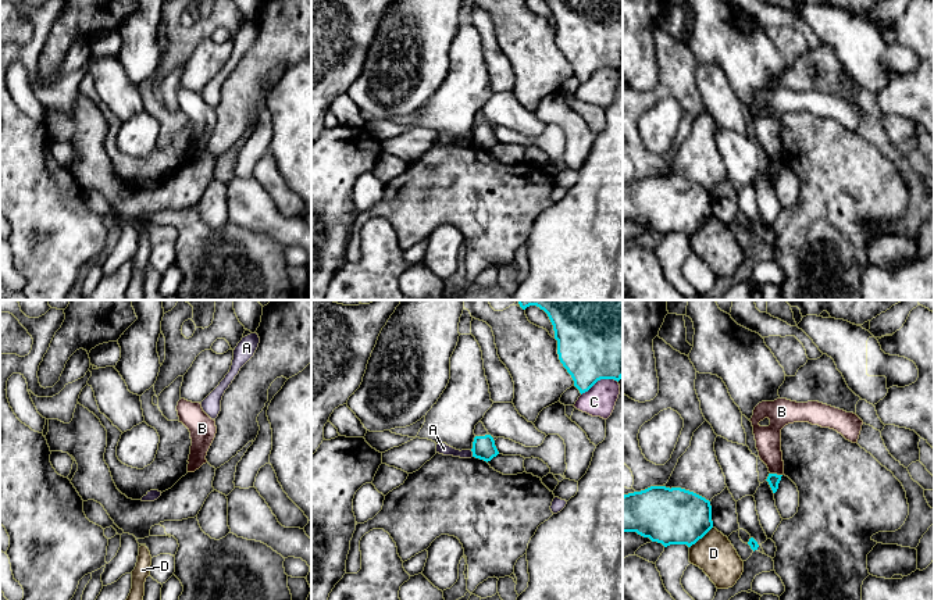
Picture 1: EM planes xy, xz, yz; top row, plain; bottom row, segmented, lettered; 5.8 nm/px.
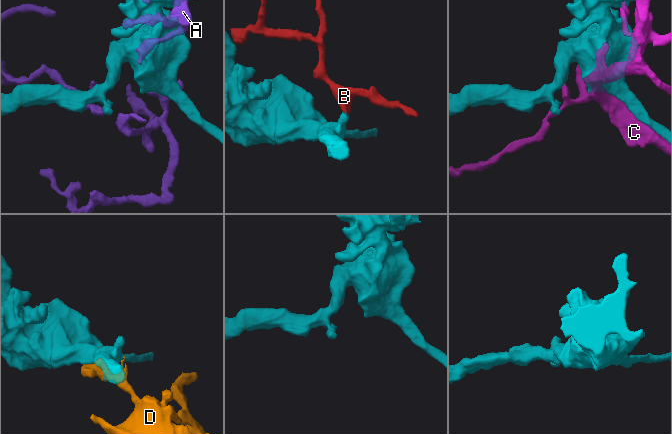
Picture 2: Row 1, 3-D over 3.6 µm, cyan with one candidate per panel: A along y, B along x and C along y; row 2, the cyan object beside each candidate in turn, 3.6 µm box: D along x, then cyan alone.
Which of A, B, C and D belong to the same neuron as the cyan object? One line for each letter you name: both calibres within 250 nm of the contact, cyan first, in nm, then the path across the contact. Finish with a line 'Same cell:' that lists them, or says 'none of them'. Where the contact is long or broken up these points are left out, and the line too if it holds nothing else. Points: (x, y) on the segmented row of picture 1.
Same cell: none of them

